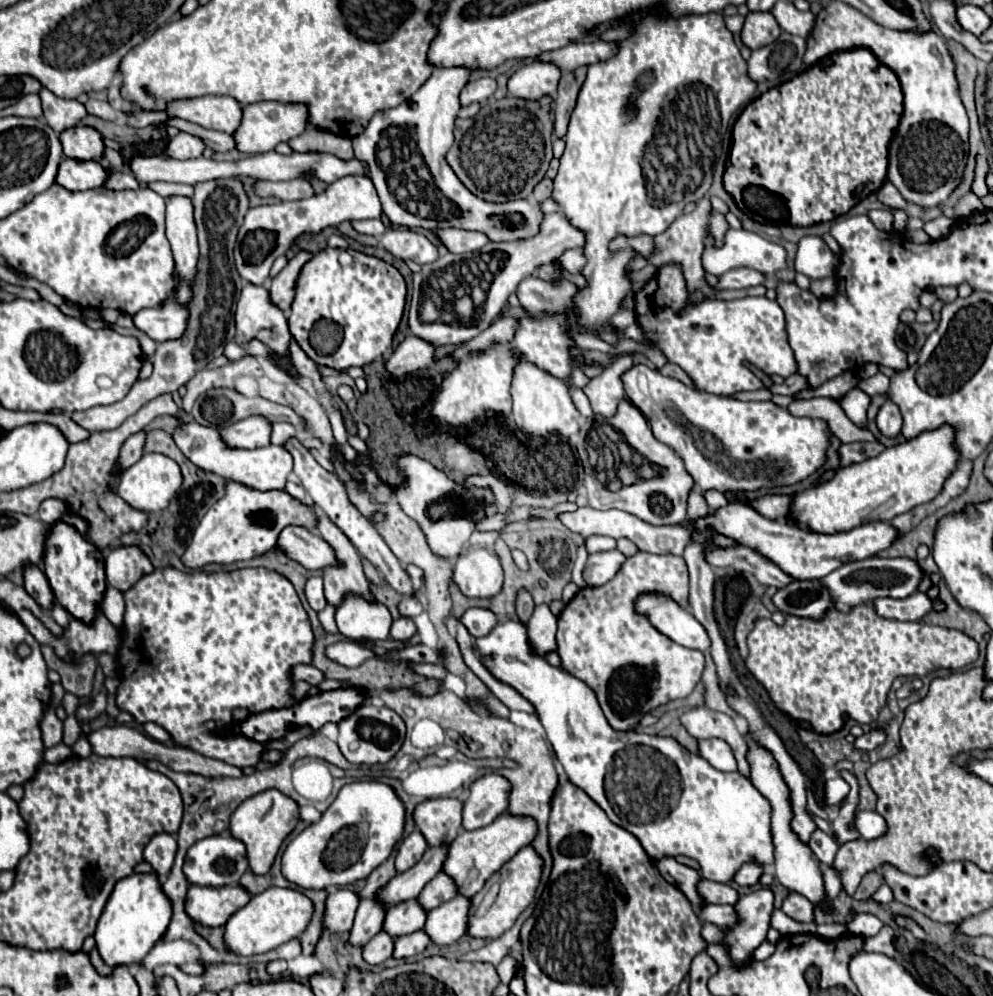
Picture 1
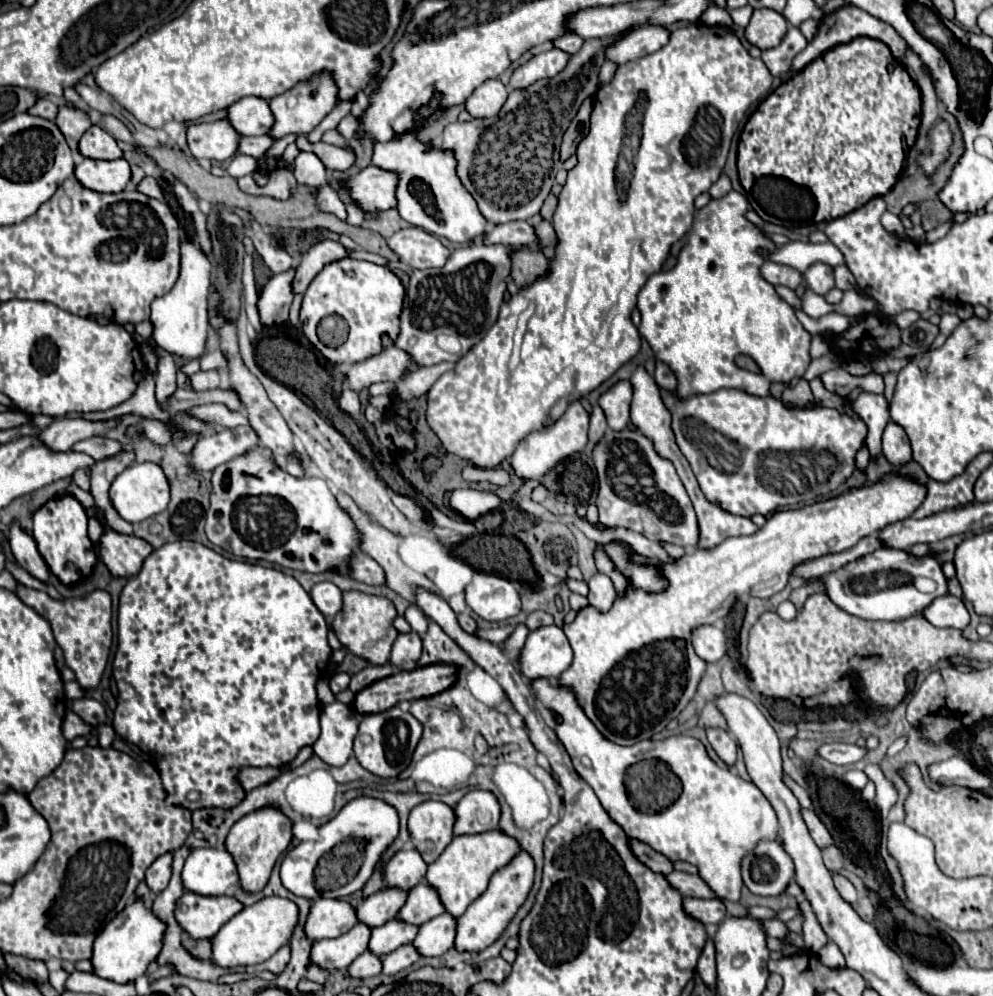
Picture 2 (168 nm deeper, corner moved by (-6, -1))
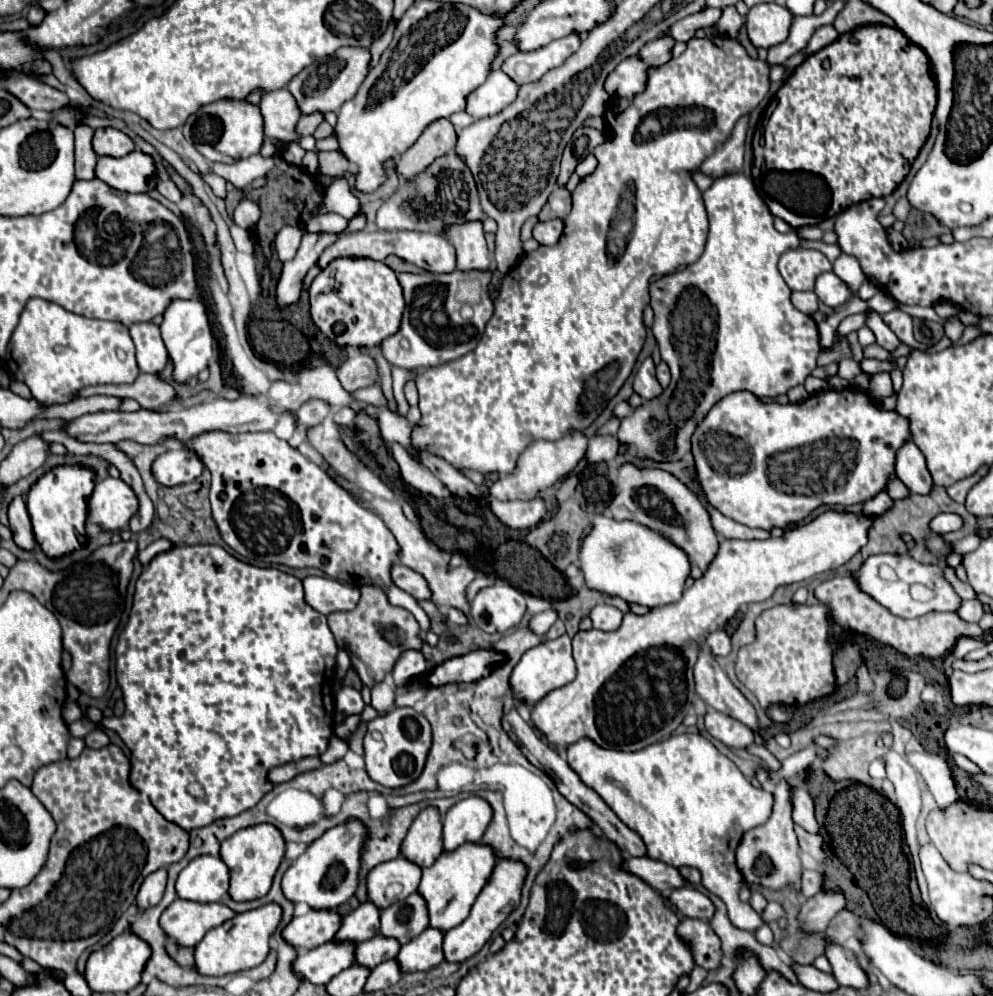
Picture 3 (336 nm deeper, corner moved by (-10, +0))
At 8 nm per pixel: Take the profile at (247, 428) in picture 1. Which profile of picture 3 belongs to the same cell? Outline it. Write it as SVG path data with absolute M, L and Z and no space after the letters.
M170 449L156 457L156 461L152 463L152 473L164 487L190 483L202 473L202 469L202 461L186 449Z

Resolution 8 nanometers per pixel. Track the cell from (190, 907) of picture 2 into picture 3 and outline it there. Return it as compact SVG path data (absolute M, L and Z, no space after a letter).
M176 899L160 915L160 927L180 947L194 947L210 929L232 917L234 911L222 903L196 903Z

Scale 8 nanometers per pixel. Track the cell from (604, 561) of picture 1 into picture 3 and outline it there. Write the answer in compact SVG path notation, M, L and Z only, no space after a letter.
M598 605L598 607L592 609L590 619L594 623L594 629L612 631L612 629L618 629L620 627L622 611L616 609L616 607L612 607L612 605Z

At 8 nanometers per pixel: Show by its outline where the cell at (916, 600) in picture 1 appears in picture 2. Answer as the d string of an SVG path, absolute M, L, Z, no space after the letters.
M946 594L944 598L936 598L936 602L932 602L932 606L924 608L922 614L932 626L938 628L966 628L970 622L970 614L964 606L964 602L956 596Z

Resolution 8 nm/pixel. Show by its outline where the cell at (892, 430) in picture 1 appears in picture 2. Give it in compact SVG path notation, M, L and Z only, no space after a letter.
M888 422L888 426L884 428L882 450L892 464L906 464L912 458L908 436L904 434L904 430L900 430L900 426L896 426L896 422Z

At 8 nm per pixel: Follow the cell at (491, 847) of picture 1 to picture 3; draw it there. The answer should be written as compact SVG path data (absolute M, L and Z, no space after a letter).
M464 843L452 853L442 853L432 867L424 867L418 893L424 897L428 905L428 925L444 933L460 925L468 917L470 907L476 901L478 893L488 883L494 865L496 865L496 857L488 845Z

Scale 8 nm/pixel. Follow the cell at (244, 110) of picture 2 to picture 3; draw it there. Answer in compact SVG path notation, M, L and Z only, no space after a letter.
M278 89L272 93L264 93L262 101L262 117L264 117L264 131L266 137L278 139L282 143L298 143L302 149L314 149L314 135L298 135L296 123L302 117L296 99L288 89Z

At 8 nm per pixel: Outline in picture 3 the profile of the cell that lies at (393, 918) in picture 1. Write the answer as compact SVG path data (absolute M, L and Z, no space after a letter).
M376 935L360 945L356 945L356 953L354 953L354 963L356 965L364 965L368 969L374 969L376 965L394 959L400 951L400 945L396 939L388 939L382 935Z

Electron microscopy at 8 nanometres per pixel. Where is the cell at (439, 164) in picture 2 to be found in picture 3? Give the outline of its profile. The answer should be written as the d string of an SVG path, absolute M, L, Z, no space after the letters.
M480 221L450 225L446 227L446 237L454 245L458 255L456 269L492 269Z

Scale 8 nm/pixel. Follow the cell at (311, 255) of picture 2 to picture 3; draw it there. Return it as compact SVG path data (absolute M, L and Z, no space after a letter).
M358 231L352 235L342 235L336 243L324 249L318 265L326 267L336 257L370 257L376 261L384 261L388 255L396 255L430 273L452 273L456 269L456 251L452 249L452 243L442 235L418 231Z

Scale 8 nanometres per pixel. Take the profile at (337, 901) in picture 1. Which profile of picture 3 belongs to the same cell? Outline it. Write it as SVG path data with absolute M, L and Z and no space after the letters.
M310 909L302 917L294 917L284 929L282 939L288 941L294 949L314 949L332 941L340 929L340 915L332 911L314 911Z

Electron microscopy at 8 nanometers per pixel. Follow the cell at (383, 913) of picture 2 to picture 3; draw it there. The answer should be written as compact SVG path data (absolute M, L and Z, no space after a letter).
M362 903L358 909L354 909L352 913L348 913L346 917L342 917L342 925L334 937L336 943L360 943L360 941L368 941L372 939L380 929L380 911L370 903Z

